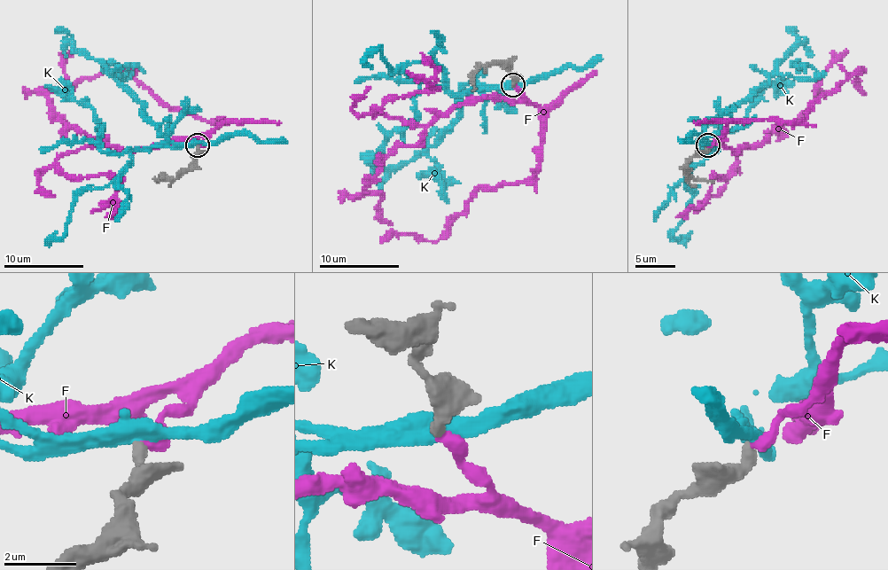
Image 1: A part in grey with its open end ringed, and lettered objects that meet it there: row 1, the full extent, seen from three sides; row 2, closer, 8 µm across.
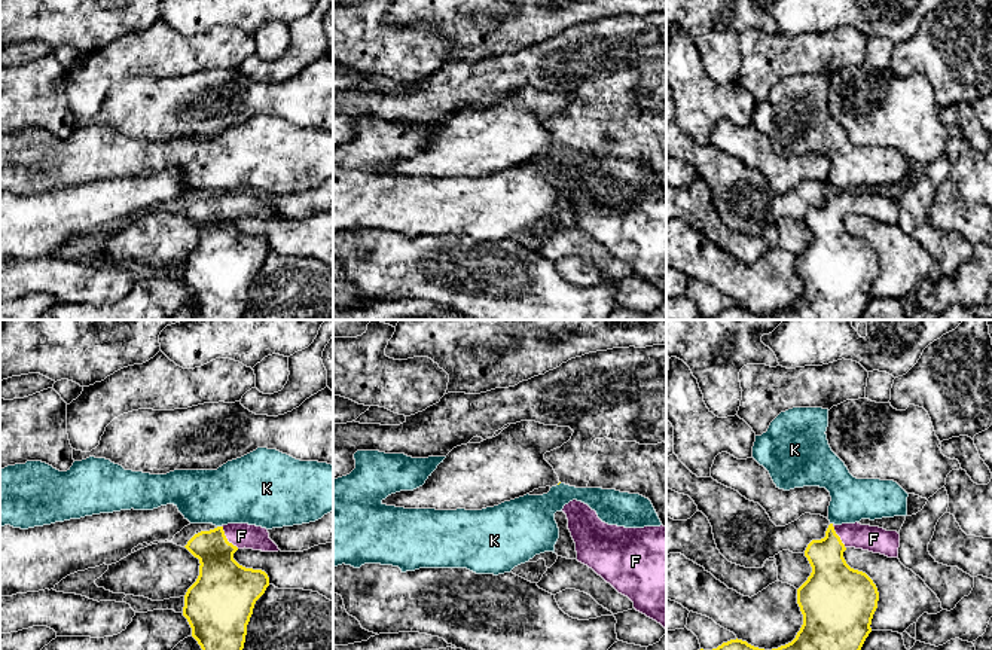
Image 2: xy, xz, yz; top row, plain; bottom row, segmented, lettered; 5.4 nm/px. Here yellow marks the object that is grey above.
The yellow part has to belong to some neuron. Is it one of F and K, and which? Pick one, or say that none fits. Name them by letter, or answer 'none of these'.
F

